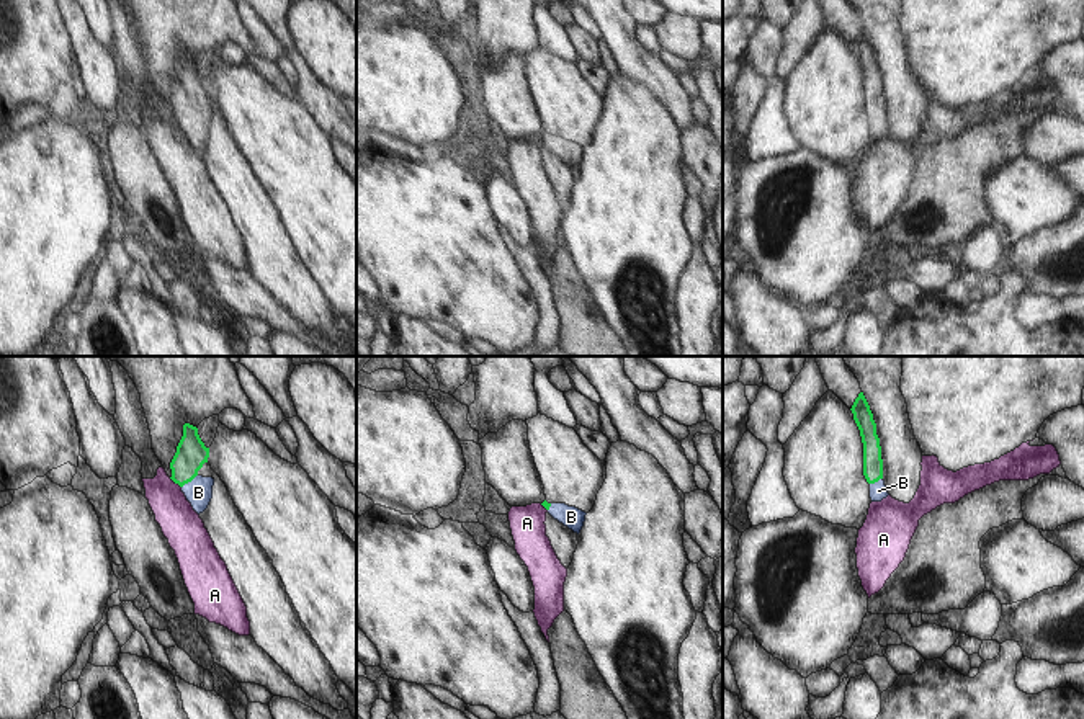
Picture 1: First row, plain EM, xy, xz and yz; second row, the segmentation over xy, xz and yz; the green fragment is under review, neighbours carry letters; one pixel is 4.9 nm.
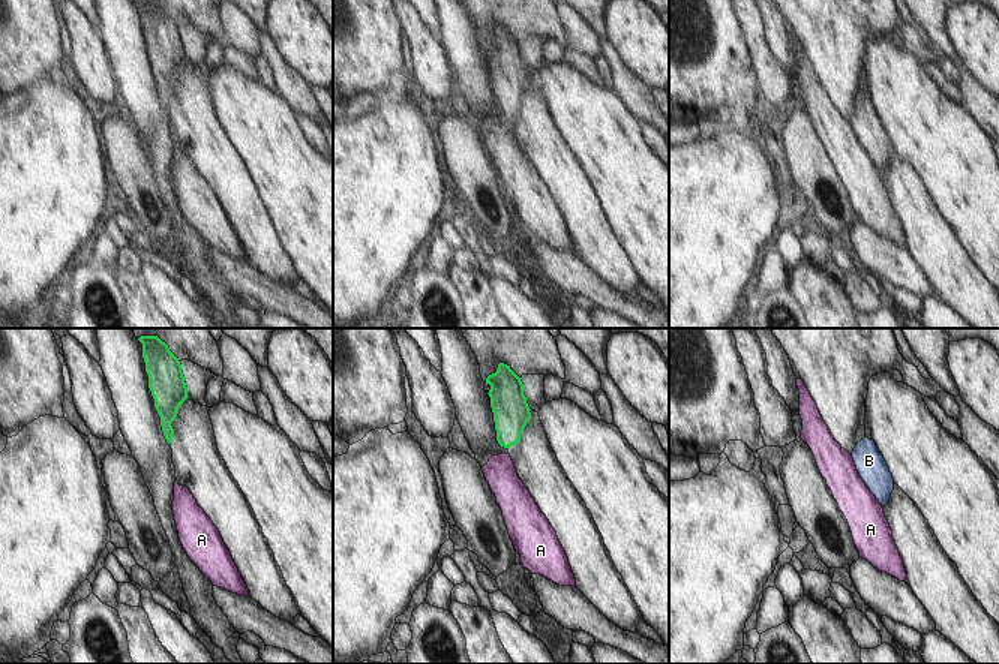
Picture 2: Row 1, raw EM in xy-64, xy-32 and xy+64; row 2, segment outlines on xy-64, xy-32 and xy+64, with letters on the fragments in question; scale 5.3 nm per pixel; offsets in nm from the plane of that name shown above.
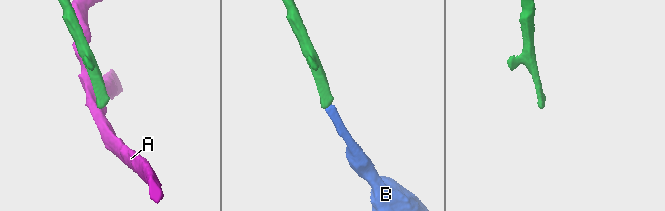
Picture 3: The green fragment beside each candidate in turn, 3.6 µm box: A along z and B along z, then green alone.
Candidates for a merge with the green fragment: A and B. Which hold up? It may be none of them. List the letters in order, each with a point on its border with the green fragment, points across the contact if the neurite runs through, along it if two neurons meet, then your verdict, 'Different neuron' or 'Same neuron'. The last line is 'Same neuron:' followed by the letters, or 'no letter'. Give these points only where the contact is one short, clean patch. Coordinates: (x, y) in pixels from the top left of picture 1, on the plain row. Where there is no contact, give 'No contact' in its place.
A: Touches green at xy (175, 116). Boundary: xy (169, 111), (180, 121). Different neuron
B: Touches green at xy (188, 115). Path across: xy (192, 87), (188, 93), (188, 115), (198, 126). Same neuron
Same neuron: B.

